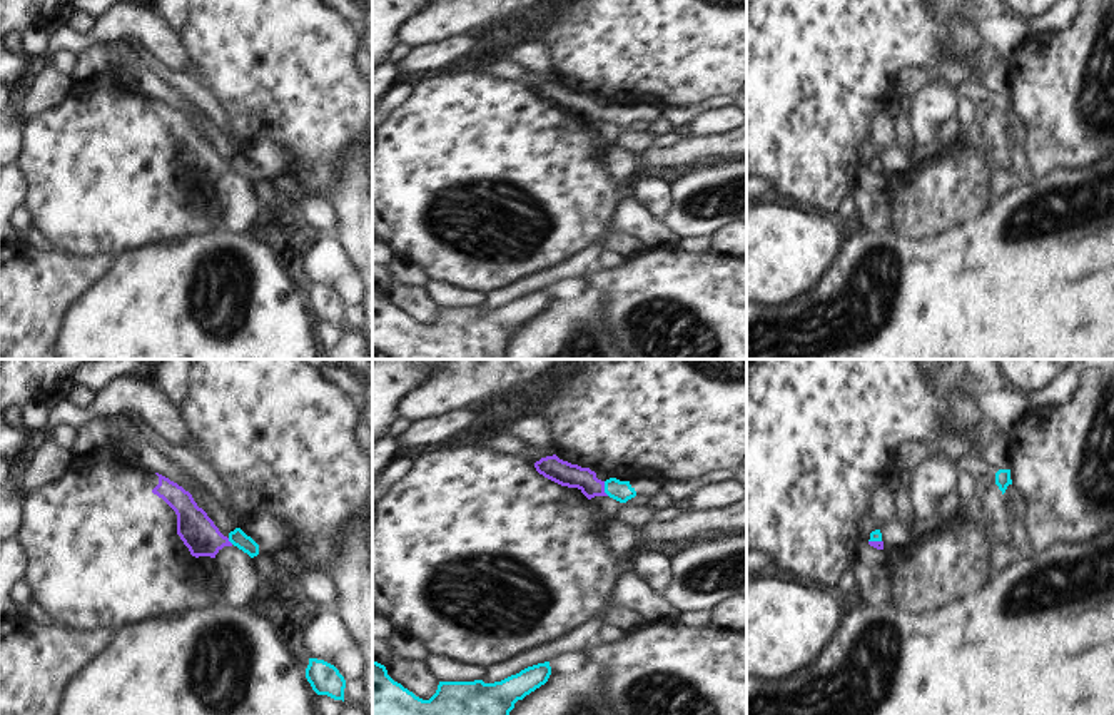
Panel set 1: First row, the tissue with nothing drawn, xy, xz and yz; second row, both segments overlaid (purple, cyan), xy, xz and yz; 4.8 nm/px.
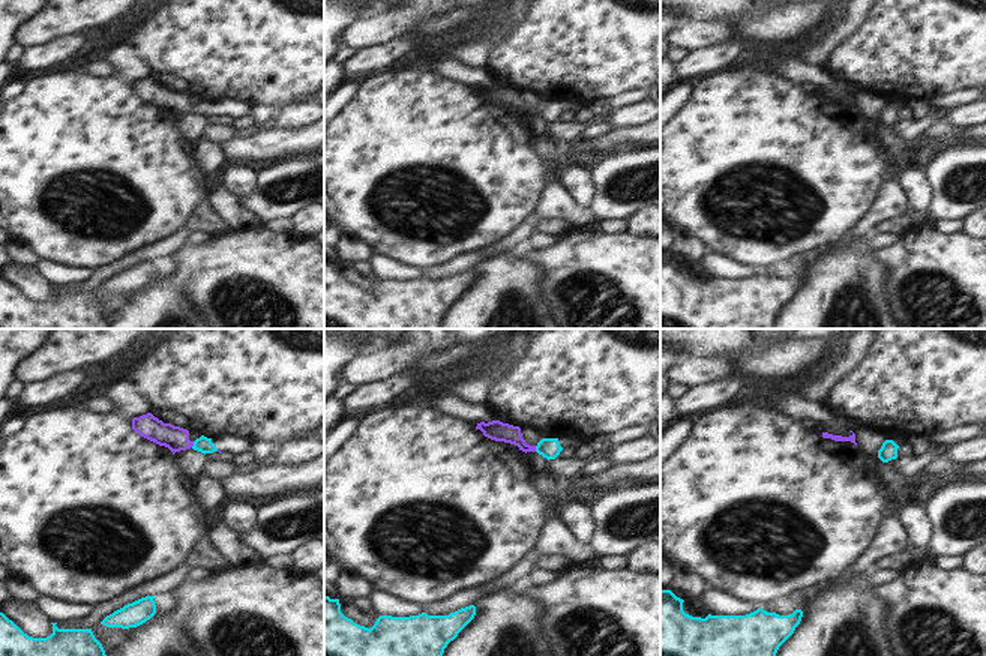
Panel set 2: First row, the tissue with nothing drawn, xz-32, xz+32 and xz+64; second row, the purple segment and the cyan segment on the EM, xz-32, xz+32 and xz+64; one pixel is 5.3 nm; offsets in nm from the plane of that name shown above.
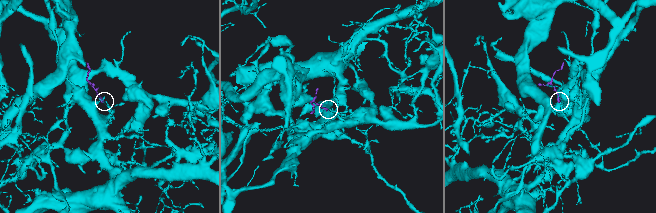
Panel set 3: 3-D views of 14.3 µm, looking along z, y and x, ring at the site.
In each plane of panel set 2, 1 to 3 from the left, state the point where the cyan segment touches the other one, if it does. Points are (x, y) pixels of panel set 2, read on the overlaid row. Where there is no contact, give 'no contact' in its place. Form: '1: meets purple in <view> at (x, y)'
1: meets purple in xz-32 at (192, 445)
2: meets purple in xz+32 at (535, 449)
3: no contact

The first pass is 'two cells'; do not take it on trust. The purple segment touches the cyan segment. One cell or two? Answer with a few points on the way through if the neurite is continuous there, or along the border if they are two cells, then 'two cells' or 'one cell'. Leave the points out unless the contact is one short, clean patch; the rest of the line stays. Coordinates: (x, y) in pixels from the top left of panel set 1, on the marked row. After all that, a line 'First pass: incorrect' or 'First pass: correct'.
across xz (556, 470), (603, 488), (622, 491) | one cell
First pass: incorrect

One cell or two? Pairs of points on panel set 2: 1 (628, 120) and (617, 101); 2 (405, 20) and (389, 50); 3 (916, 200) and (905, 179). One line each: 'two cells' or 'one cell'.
1: two cells
2: two cells
3: one cell

